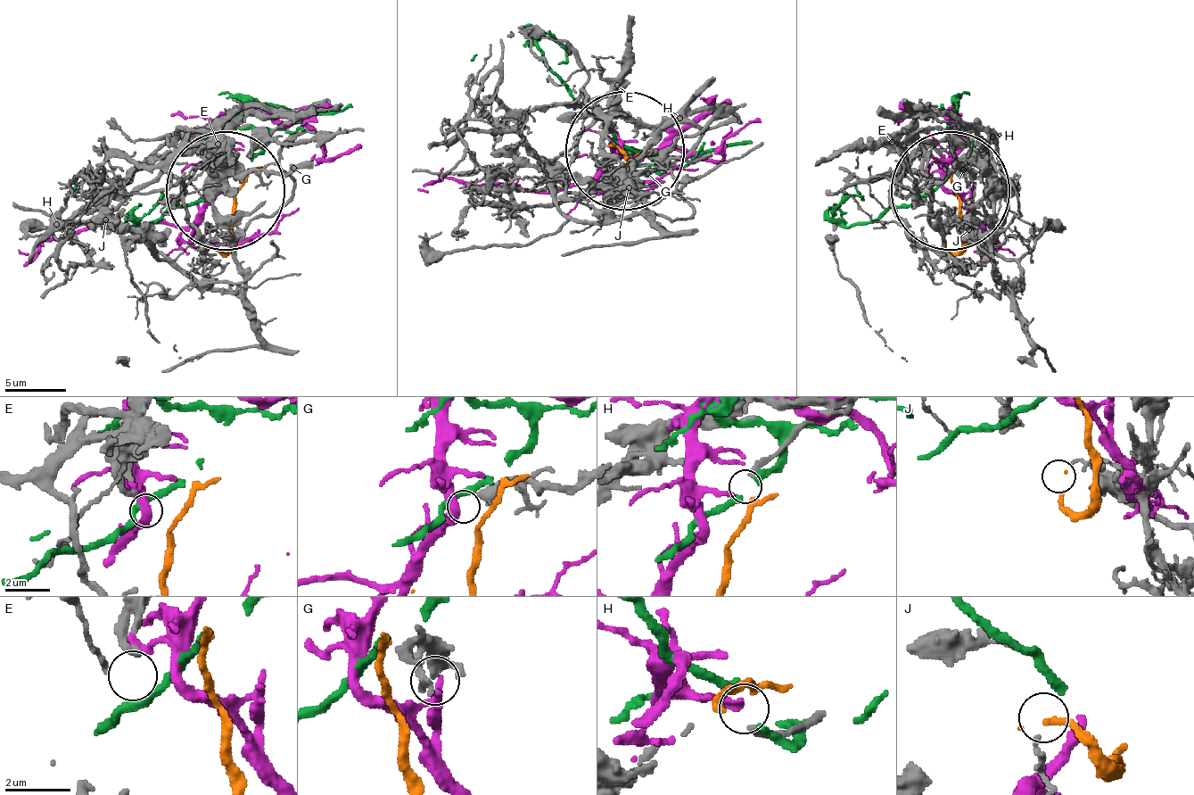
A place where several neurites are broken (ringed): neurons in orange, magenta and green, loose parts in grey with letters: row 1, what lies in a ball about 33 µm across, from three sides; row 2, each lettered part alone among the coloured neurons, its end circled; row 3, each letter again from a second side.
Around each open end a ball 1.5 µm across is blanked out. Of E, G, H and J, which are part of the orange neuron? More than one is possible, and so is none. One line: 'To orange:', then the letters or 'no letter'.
To orange: H

